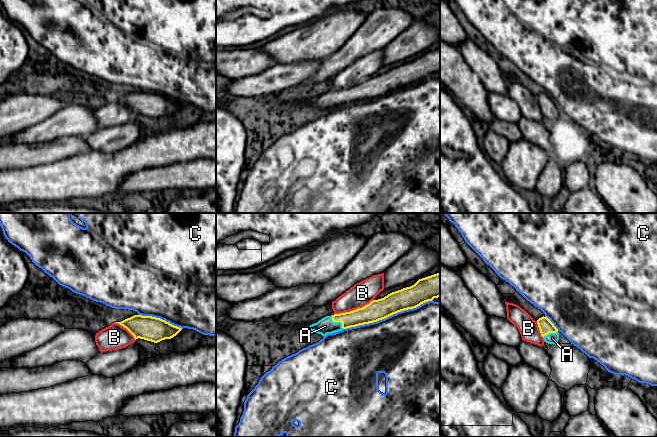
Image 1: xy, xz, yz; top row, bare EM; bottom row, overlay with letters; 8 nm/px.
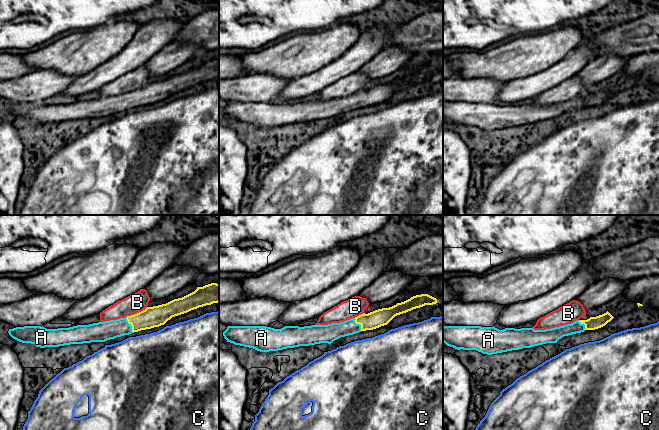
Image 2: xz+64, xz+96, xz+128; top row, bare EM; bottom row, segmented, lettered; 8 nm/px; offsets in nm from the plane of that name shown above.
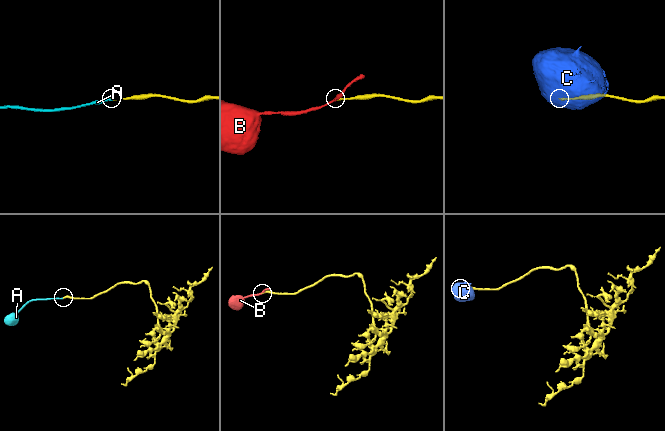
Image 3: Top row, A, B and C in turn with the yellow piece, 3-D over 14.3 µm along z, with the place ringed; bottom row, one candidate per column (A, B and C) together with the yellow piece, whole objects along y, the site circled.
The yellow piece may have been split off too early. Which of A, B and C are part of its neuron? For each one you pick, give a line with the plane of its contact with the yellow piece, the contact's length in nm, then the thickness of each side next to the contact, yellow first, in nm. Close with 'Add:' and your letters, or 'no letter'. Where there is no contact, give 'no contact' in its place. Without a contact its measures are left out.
A: meets yellow in xz; contact 150 nm long; 140 nm thick on the yellow side, 130 nm on the other
Add: A

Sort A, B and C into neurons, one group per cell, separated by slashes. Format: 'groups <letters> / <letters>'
groups A / B / C

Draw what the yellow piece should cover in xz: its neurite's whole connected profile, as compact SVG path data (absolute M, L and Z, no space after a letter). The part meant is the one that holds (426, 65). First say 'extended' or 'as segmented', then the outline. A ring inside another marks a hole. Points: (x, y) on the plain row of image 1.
extended | M440 48L422 55L414 61L373 76L356 86L326 92L309 102L309 106L326 112L343 105L369 100L398 88L413 85L440 73Z

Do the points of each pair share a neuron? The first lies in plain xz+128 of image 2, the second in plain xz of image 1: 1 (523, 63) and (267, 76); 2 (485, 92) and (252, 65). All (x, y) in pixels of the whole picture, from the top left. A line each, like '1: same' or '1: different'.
1: different
2: different

